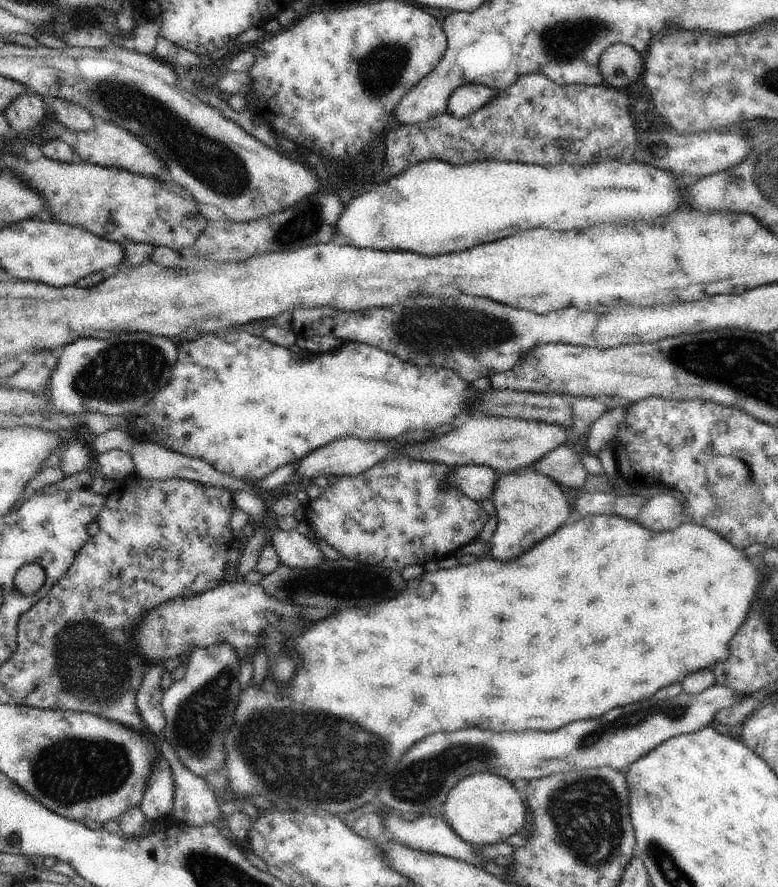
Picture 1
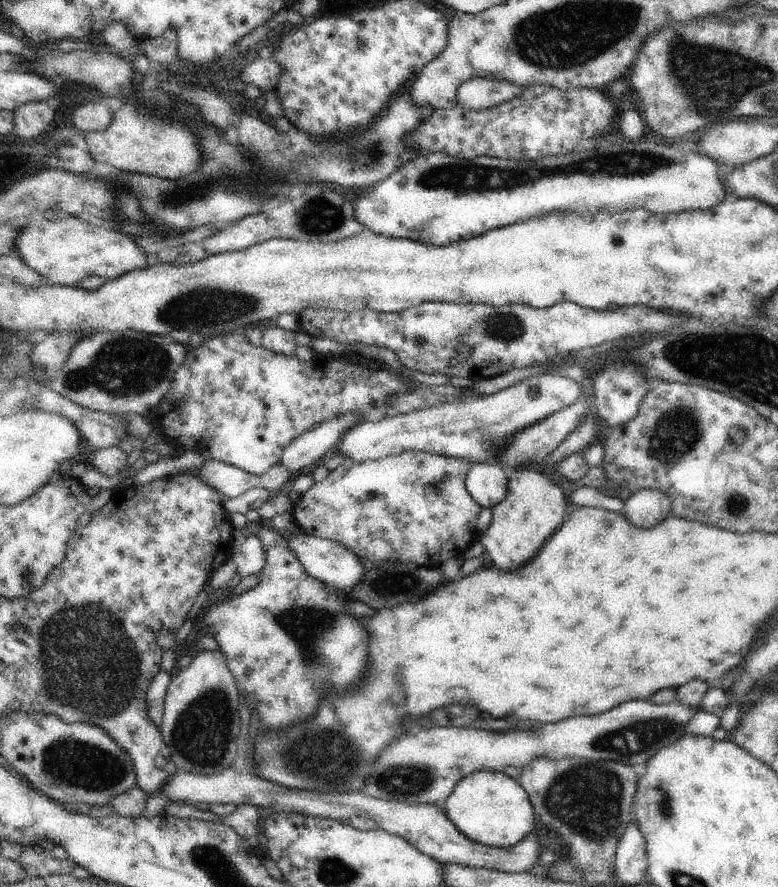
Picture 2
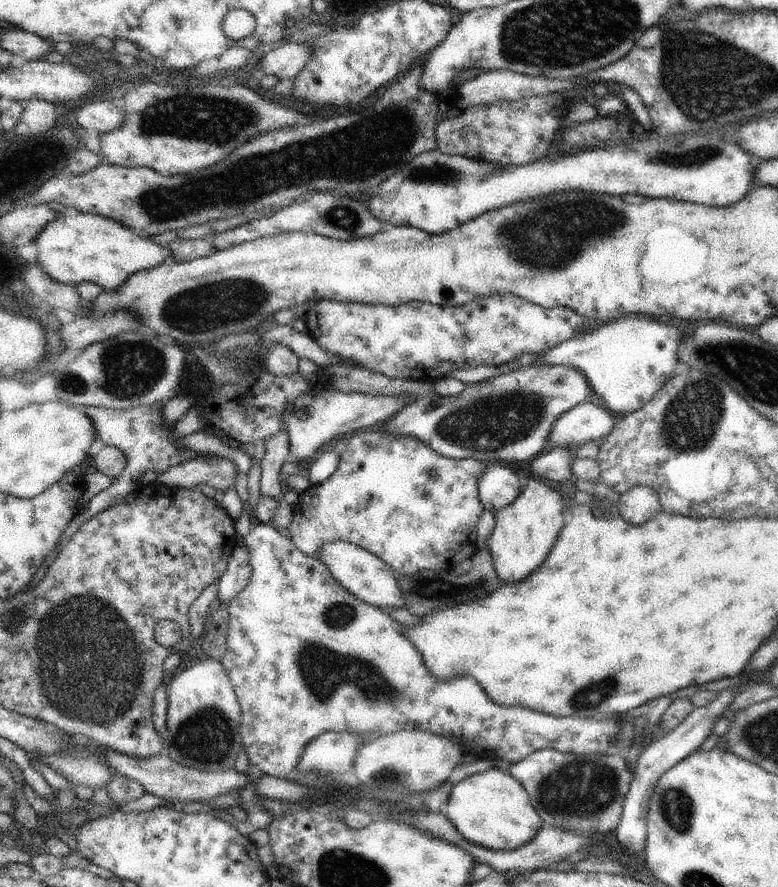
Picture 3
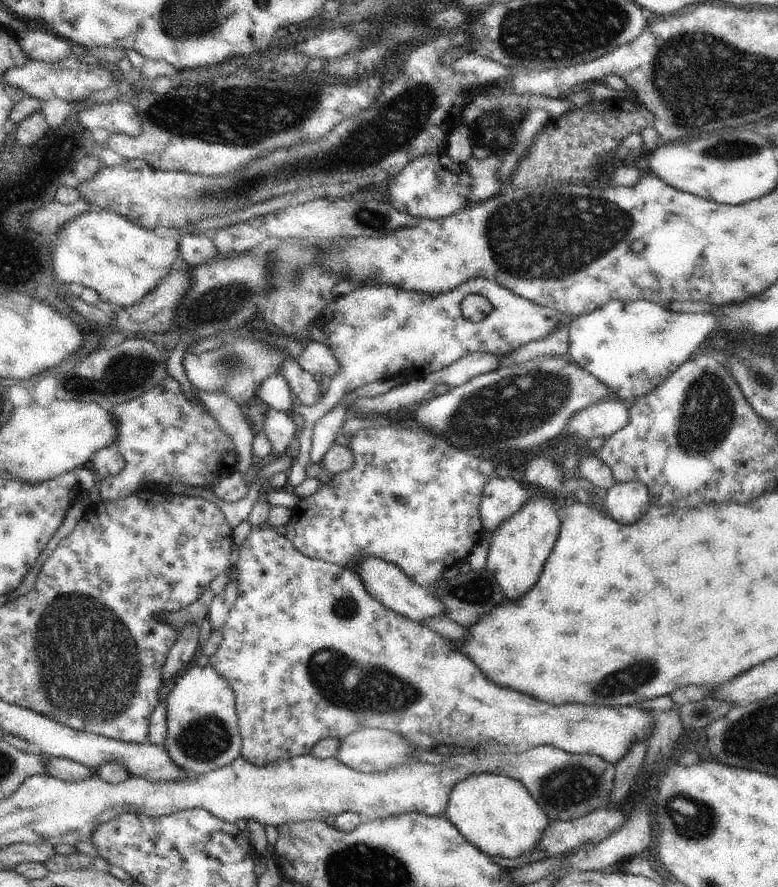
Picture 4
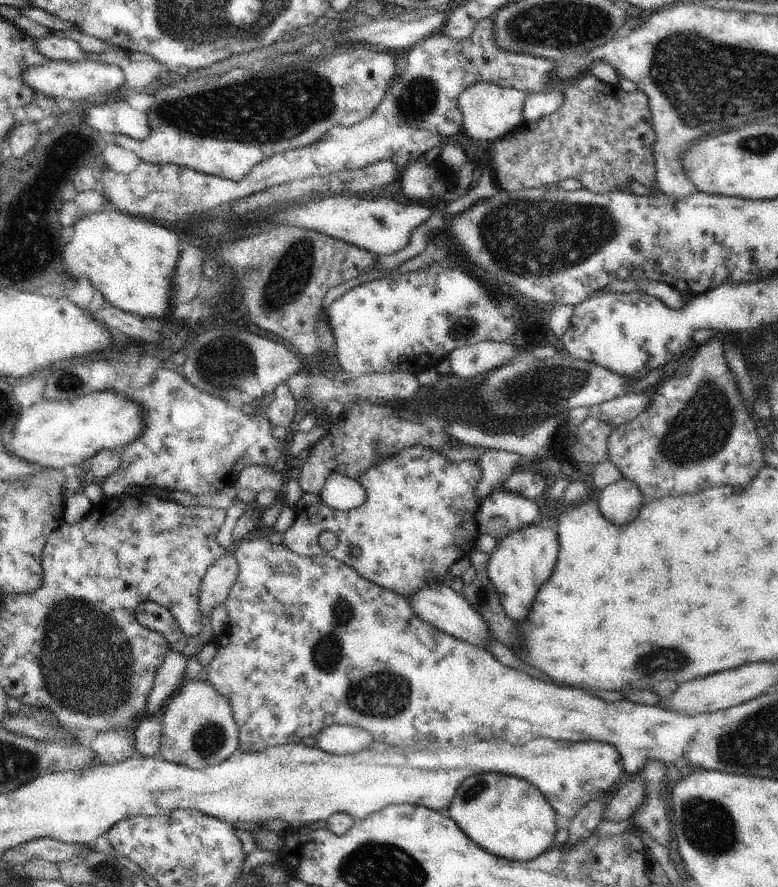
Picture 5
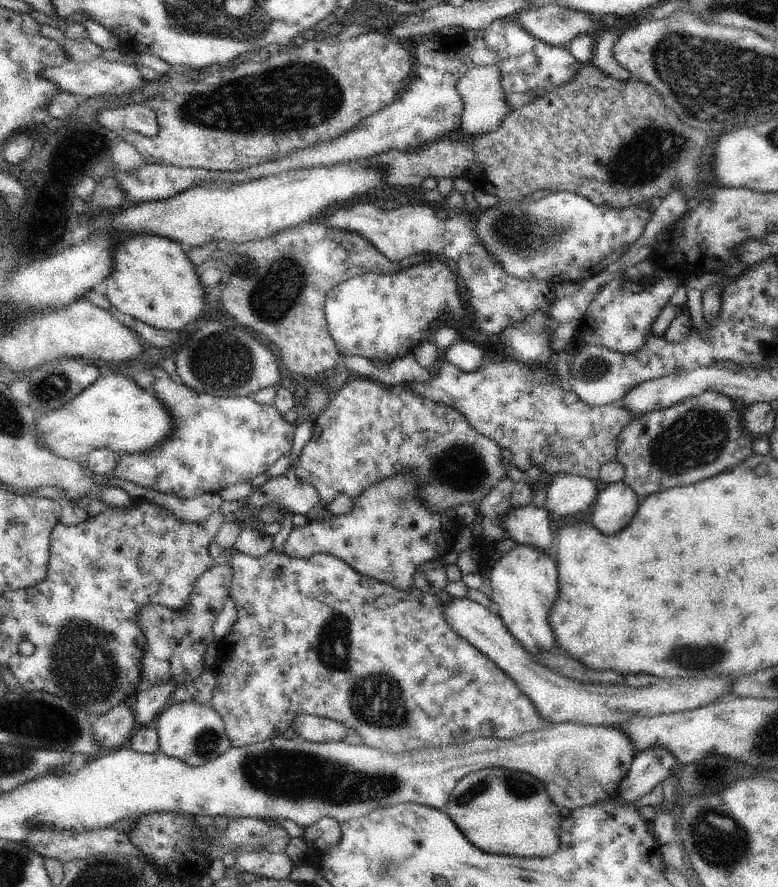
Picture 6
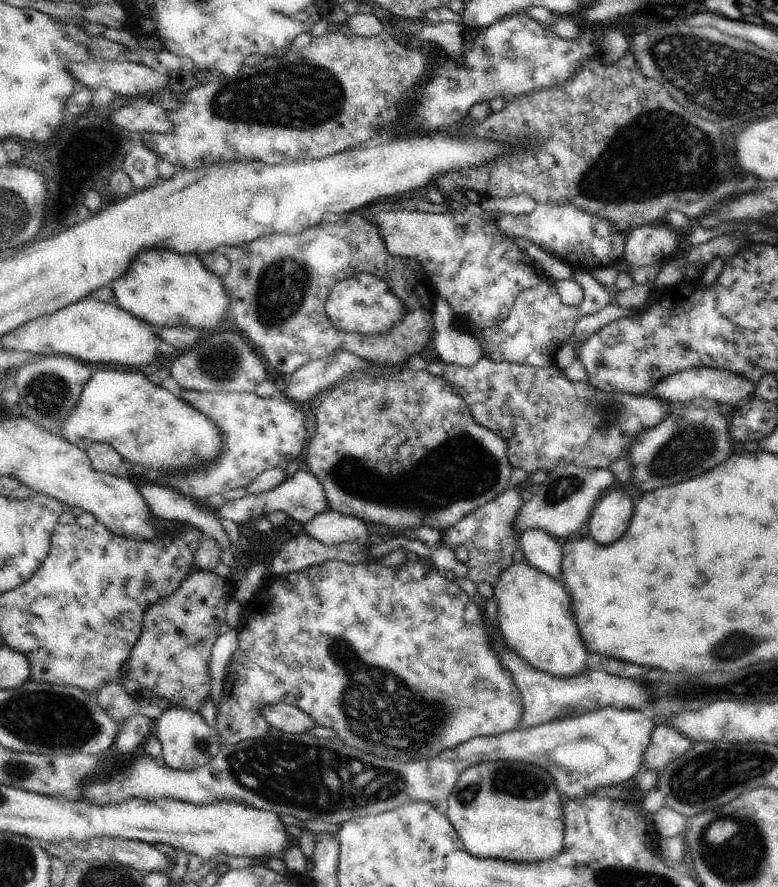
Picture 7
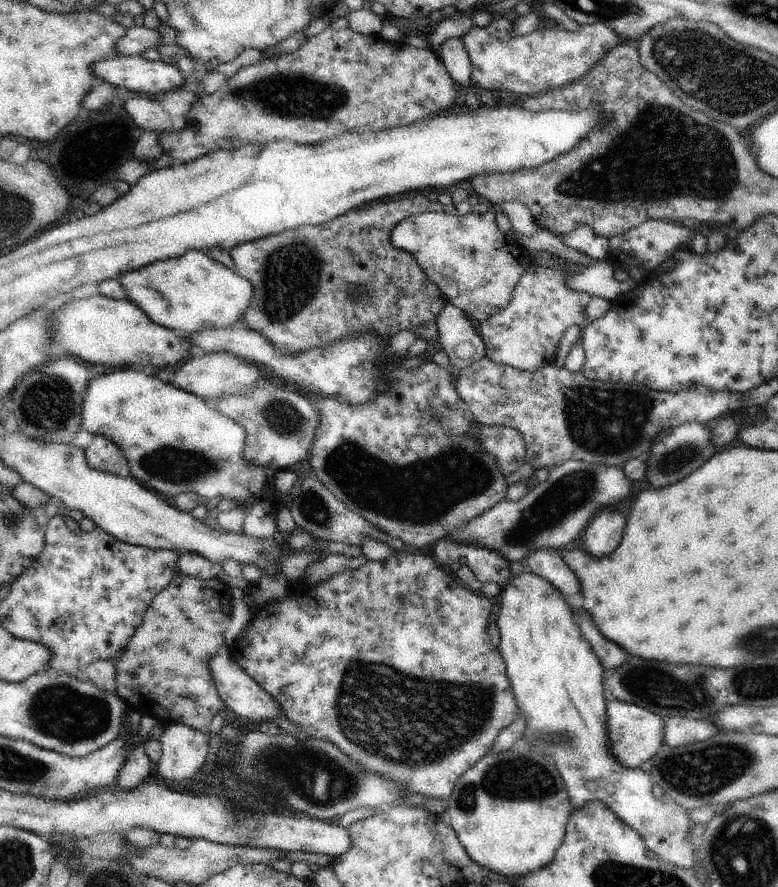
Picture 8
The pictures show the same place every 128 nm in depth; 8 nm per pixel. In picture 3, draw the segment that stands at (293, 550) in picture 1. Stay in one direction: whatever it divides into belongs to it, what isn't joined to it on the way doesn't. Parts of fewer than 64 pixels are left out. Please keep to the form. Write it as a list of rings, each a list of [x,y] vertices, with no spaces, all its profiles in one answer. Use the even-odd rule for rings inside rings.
[[[334,541],[323,544],[319,548],[317,558],[326,565],[330,574],[338,581],[340,586],[356,595],[356,598],[373,604],[381,609],[392,606],[400,607],[405,603],[401,590],[396,582],[396,573],[375,554],[365,548],[346,541]]]

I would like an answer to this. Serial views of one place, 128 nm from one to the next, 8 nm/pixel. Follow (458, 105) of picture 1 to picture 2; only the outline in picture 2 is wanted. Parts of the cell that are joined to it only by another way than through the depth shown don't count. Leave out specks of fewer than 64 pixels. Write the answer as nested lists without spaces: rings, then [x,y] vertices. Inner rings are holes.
[[[472,77],[457,88],[456,100],[465,109],[479,111],[517,97],[523,88],[504,78]]]

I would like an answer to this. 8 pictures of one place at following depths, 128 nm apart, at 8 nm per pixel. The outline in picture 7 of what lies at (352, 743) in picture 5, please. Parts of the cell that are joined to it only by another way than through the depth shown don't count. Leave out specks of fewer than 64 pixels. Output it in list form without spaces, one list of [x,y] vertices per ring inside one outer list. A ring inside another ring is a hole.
[[[284,703],[267,707],[262,711],[262,715],[271,726],[284,733],[301,735],[317,727],[316,721],[308,713],[304,714],[300,708]]]

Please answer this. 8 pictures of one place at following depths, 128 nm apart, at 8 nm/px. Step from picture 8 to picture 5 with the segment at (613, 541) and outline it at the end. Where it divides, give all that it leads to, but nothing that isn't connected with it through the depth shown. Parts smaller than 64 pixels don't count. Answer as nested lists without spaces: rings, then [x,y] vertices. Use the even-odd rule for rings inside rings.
[[[621,478],[600,491],[599,509],[612,524],[630,524],[643,504],[640,487],[628,479]]]

